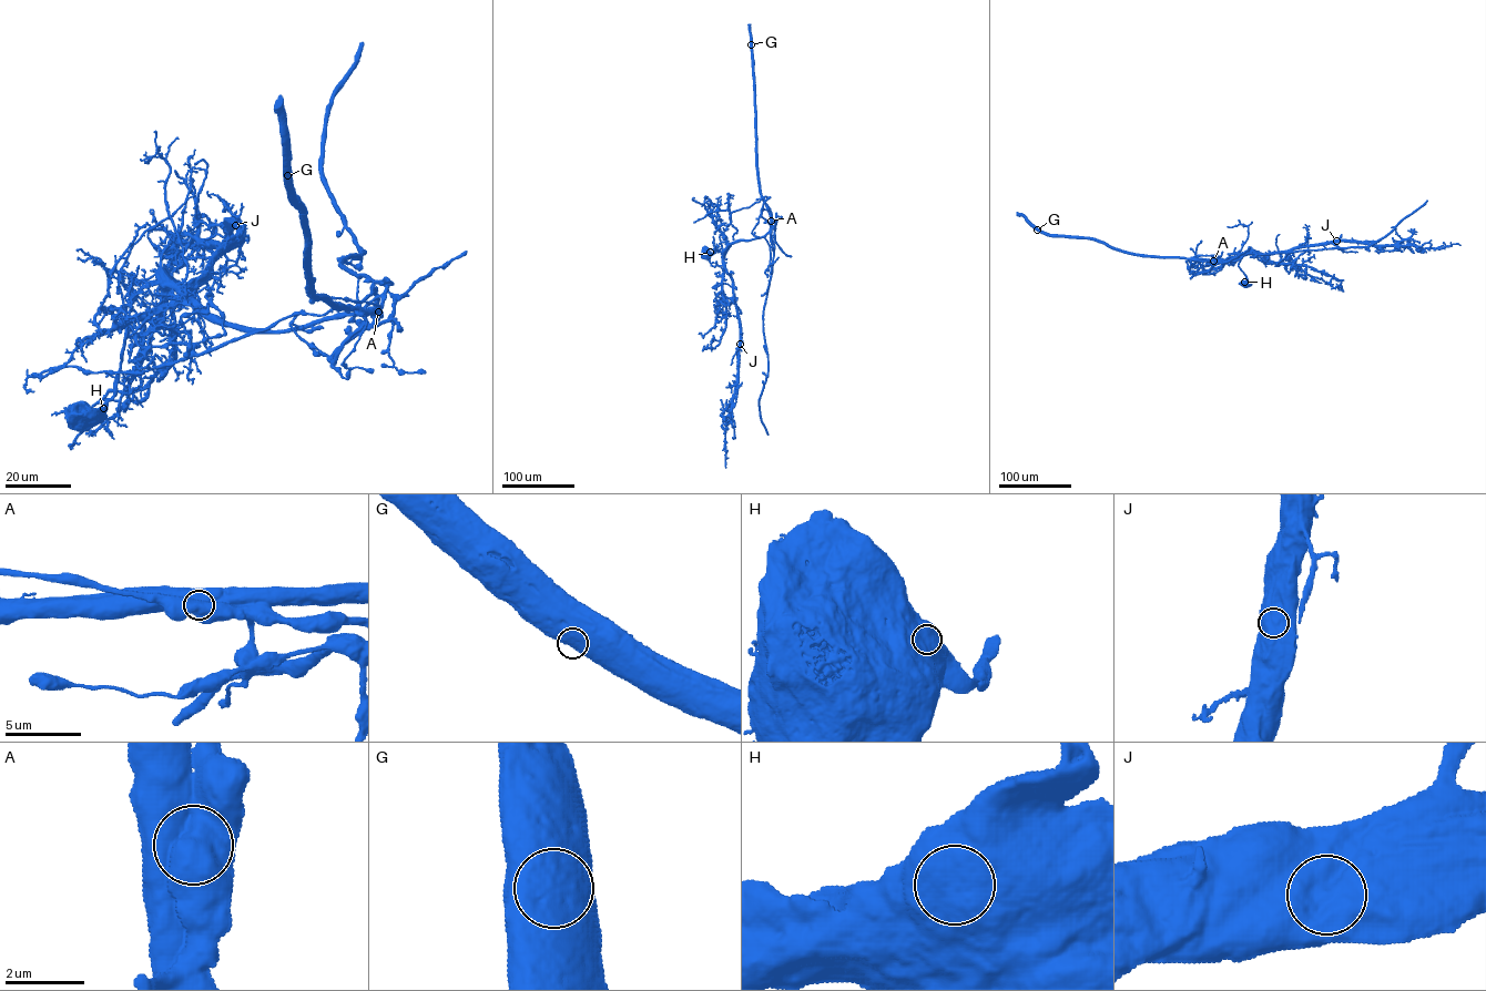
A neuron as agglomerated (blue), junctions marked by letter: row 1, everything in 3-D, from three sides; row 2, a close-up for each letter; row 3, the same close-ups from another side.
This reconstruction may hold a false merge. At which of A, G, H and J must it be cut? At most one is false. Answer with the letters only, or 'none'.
A

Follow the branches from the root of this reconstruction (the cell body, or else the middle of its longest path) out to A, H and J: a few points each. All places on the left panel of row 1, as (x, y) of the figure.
A: (83, 418), (112, 398), (125, 307), (145, 286), (165, 283), (207, 313), (255, 329), (287, 330), (378, 312)
H: (83, 418), (93, 418), (103, 408)
J: (83, 418), (114, 394), (125, 307), (158, 281), (159, 272), (166, 281), (192, 284), (236, 239), (235, 225)

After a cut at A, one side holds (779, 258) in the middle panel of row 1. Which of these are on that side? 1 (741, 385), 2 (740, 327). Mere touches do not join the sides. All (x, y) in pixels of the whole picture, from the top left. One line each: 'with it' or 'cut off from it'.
1: cut off from it
2: cut off from it

